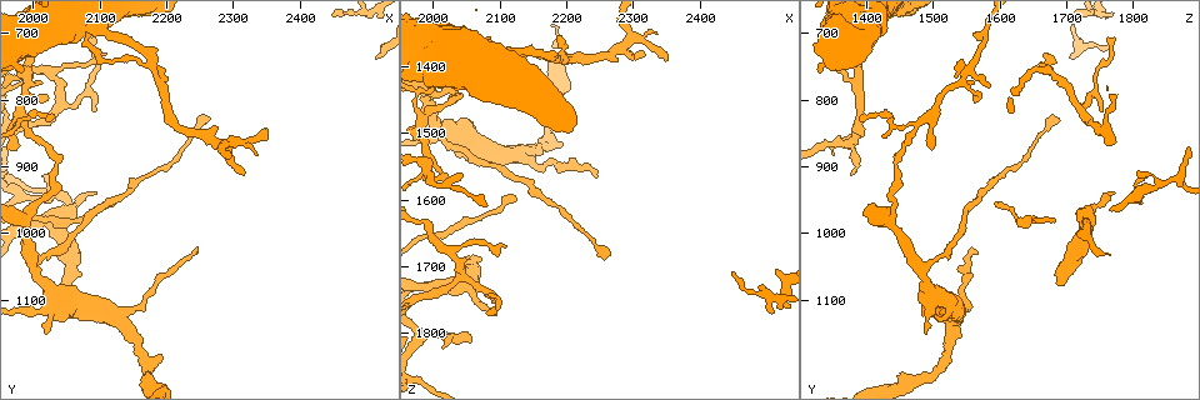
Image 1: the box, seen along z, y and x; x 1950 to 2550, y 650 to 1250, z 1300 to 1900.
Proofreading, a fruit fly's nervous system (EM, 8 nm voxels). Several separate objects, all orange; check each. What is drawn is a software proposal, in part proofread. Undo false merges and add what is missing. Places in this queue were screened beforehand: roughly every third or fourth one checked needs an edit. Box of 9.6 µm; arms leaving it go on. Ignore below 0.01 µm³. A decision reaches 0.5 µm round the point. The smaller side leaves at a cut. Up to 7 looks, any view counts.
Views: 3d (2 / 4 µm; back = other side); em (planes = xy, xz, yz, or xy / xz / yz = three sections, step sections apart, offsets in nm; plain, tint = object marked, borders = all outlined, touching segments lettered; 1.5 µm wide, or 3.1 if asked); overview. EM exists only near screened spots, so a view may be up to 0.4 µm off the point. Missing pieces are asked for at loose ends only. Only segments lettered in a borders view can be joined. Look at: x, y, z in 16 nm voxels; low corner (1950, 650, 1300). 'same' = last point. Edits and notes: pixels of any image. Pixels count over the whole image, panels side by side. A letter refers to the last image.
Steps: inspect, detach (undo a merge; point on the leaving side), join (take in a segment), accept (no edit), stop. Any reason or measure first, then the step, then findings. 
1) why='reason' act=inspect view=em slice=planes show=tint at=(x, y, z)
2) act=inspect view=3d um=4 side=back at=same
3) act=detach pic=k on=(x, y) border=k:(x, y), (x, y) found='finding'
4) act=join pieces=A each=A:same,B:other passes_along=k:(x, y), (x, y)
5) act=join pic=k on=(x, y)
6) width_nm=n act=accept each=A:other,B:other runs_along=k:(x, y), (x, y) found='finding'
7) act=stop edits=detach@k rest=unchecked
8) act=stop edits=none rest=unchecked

why='thin end' act=inspect view=em slice=planes show=borders at=(2080, 710, 1770)

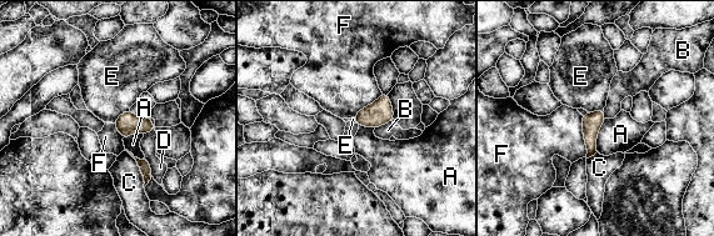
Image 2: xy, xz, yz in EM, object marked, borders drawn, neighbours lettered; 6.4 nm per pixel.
act=accept each=A:other,B:other,C:other,D:other,E:other,F:other border=2:(129, 109), (113, 122) found='none of them fits'

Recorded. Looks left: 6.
why='an open end' act=inspect view=em slice=planes show=borders at=(2045, 1075, 1695)

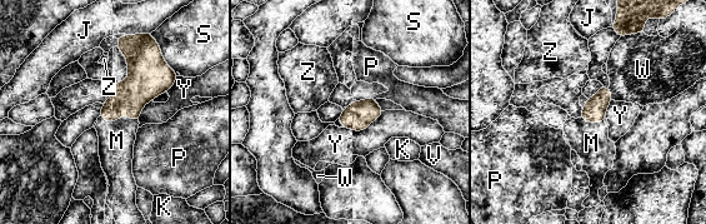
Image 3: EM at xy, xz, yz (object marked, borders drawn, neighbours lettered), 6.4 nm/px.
act=join pieces=M each=J:other,K:other,M:same,P:other,S:other,V:other,W:other,Y:other,Z:other found='it goes on there'

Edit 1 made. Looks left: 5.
why='an open end' act=inspect view=3d um=2 at=(2320, 905, 1375)

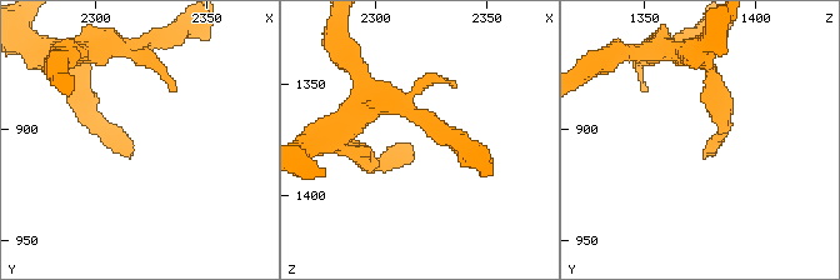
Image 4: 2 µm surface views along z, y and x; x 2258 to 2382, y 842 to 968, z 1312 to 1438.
why='need the tissue' act=inspect view=em slice=planes show=tint at=(2317, 911, 1379)

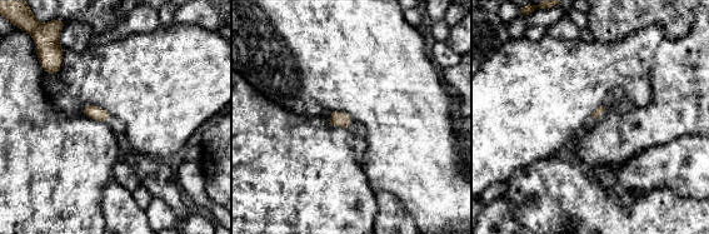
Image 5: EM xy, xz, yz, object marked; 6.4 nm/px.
act=inspect view=em slice=planes show=borders at=same

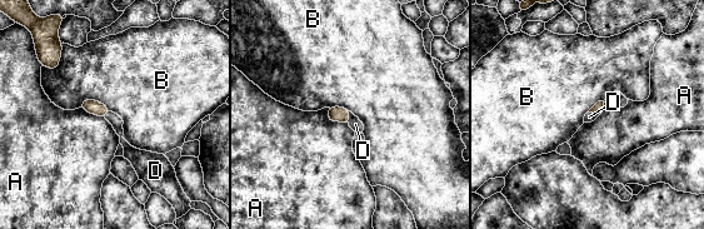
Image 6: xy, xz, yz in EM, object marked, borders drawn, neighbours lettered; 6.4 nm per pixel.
act=join pieces=D each=A:other,B:other,D:same passes_along=6:(599, 104), (594, 113), (589, 117) found='it goes on there'

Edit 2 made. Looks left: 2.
act=stop edits=join@3,join@6 rest=unchecked

